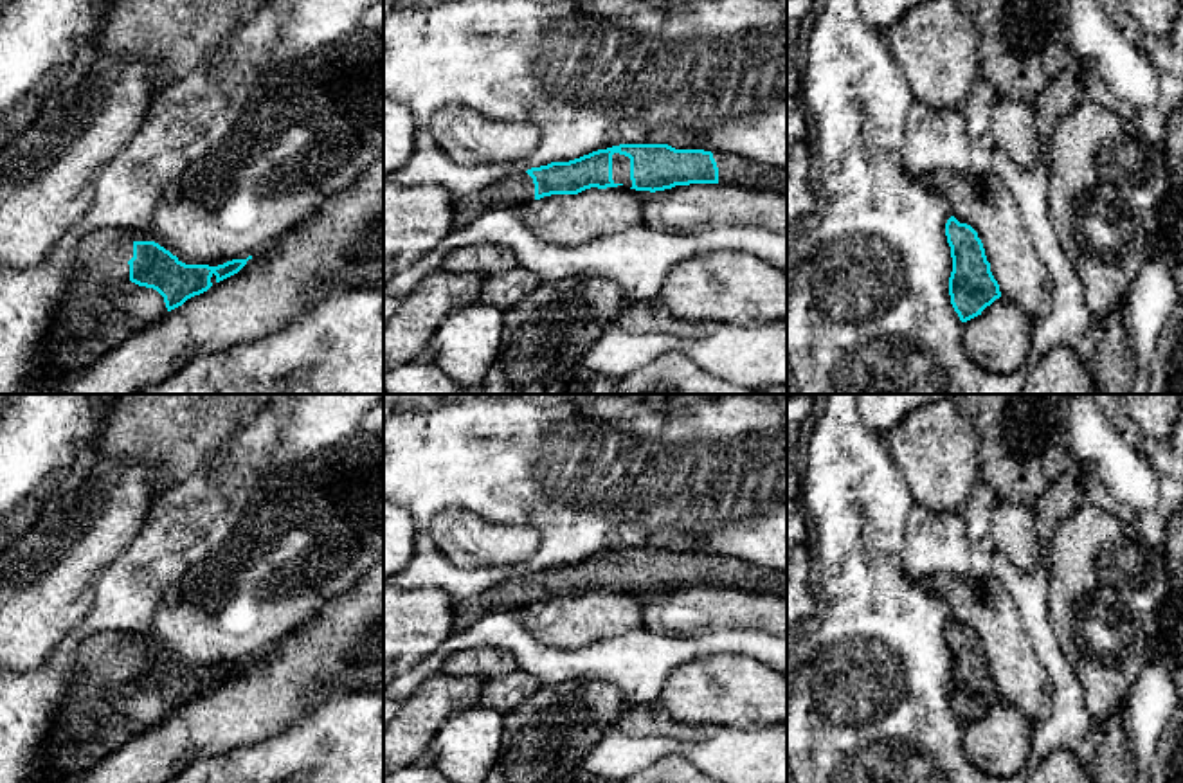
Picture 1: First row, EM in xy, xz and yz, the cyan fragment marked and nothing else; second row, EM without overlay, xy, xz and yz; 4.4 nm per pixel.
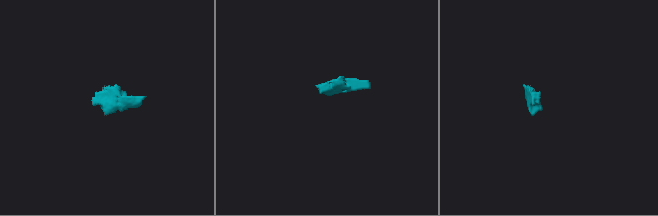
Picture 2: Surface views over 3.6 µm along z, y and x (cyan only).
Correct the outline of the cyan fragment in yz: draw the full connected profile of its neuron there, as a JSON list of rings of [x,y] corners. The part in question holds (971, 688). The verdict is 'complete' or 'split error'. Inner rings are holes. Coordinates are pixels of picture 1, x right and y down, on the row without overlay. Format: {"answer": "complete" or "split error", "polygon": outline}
{"answer": "complete", "polygon": [[[951,619],[945,626],[945,639],[953,661],[949,680],[951,707],[960,724],[967,725],[981,718],[987,709],[1001,700],[1001,695],[978,635]]]}

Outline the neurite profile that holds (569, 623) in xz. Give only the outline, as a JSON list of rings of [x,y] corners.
[[[623,589],[551,598],[524,610],[526,626],[540,644],[578,650],[643,630],[643,607],[648,599],[650,594]]]

